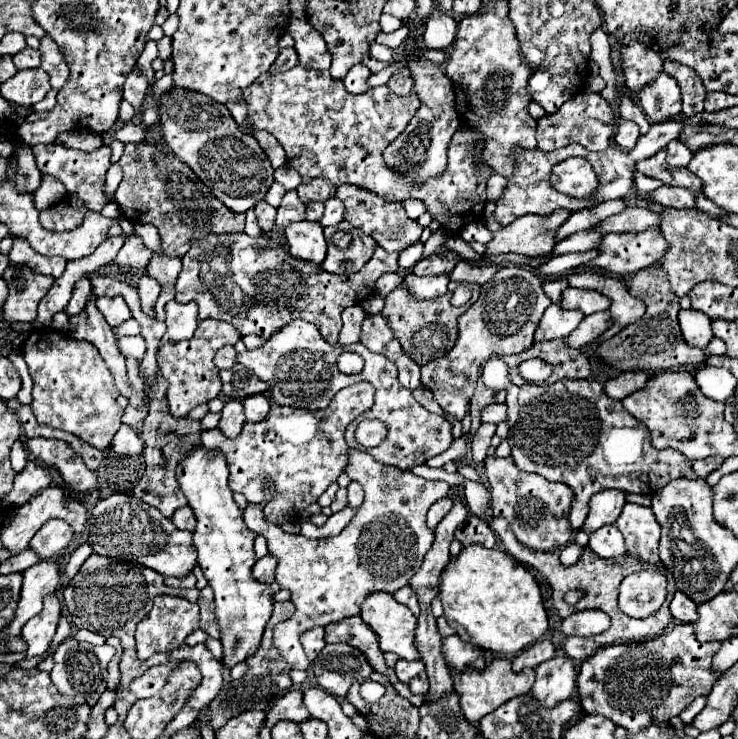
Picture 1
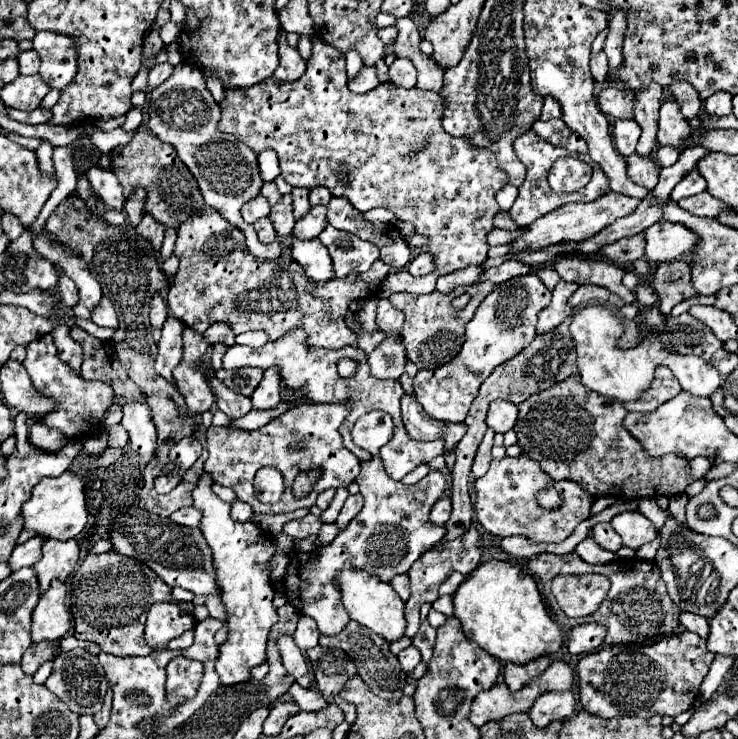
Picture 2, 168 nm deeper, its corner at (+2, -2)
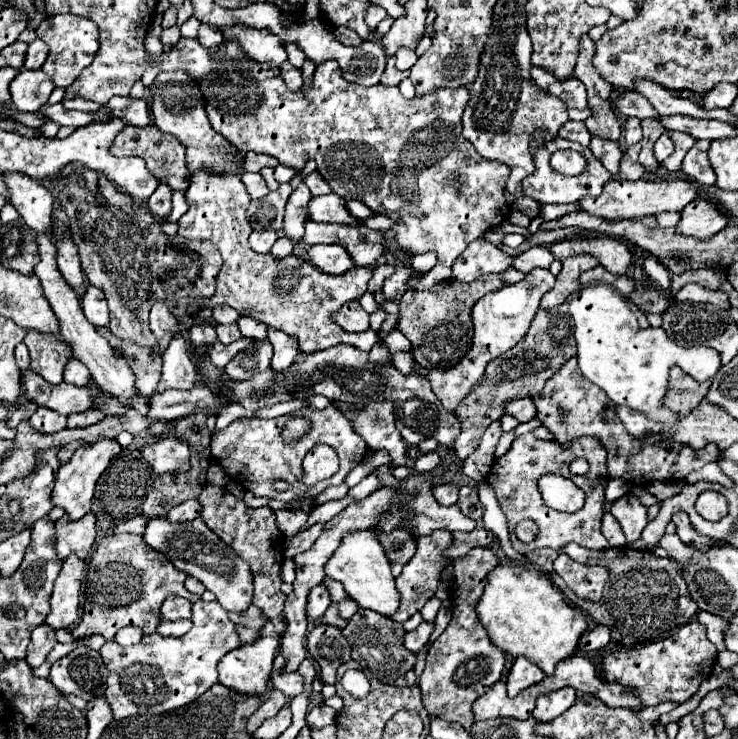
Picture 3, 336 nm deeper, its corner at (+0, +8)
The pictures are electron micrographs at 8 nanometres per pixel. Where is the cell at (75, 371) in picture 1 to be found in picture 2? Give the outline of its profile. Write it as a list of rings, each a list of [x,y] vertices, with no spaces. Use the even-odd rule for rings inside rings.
[[[49,334],[27,344],[27,356],[23,360],[23,366],[27,368],[35,390],[45,398],[55,400],[55,410],[41,416],[39,418],[41,424],[63,432],[67,438],[83,438],[83,436],[97,432],[99,424],[105,420],[109,406],[113,404],[113,396],[115,396],[113,388],[107,382],[85,380],[81,376],[75,376],[71,366],[67,362],[59,360],[57,348]]]

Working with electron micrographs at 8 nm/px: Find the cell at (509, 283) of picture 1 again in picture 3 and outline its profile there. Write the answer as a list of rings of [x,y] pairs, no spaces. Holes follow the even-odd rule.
[[[537,268],[537,270],[529,272],[521,282],[505,286],[497,292],[489,292],[483,298],[479,298],[479,302],[473,306],[473,312],[471,312],[475,334],[473,334],[473,348],[469,350],[469,354],[451,370],[443,370],[443,372],[427,370],[427,378],[431,382],[435,396],[441,400],[441,404],[449,412],[453,412],[457,408],[457,404],[479,382],[479,378],[485,372],[487,362],[505,354],[509,348],[513,348],[525,336],[525,332],[531,326],[531,320],[535,318],[535,312],[539,310],[539,302],[541,302],[543,294],[549,292],[553,288],[553,284],[555,284],[555,276],[549,270]]]

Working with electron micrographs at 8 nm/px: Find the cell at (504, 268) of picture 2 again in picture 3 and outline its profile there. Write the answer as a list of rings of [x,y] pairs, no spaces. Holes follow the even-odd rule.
[[[535,246],[535,248],[529,248],[527,252],[519,254],[513,258],[513,268],[529,274],[533,268],[549,268],[551,262],[553,262],[553,254],[543,248],[543,246]]]

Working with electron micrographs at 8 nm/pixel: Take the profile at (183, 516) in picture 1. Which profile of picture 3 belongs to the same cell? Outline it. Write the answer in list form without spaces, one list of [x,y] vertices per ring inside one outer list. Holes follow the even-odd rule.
[[[187,500],[183,504],[177,504],[173,506],[169,512],[167,512],[167,520],[169,522],[191,522],[195,518],[199,518],[201,514],[201,506],[199,506],[199,500]]]

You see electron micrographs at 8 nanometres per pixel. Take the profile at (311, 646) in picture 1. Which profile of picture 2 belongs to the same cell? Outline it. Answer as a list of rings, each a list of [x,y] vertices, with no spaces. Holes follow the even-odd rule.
[[[301,616],[299,618],[299,624],[297,624],[297,630],[293,634],[295,638],[295,644],[299,646],[299,650],[309,650],[309,648],[315,648],[319,644],[319,630],[315,628],[315,620],[311,620],[309,616]]]

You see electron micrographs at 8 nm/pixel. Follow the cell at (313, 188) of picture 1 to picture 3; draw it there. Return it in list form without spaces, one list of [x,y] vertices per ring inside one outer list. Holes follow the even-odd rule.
[[[311,172],[309,176],[305,176],[303,180],[307,184],[307,188],[311,190],[313,196],[321,196],[321,194],[331,194],[329,190],[329,184],[323,180],[323,176],[319,172]]]

